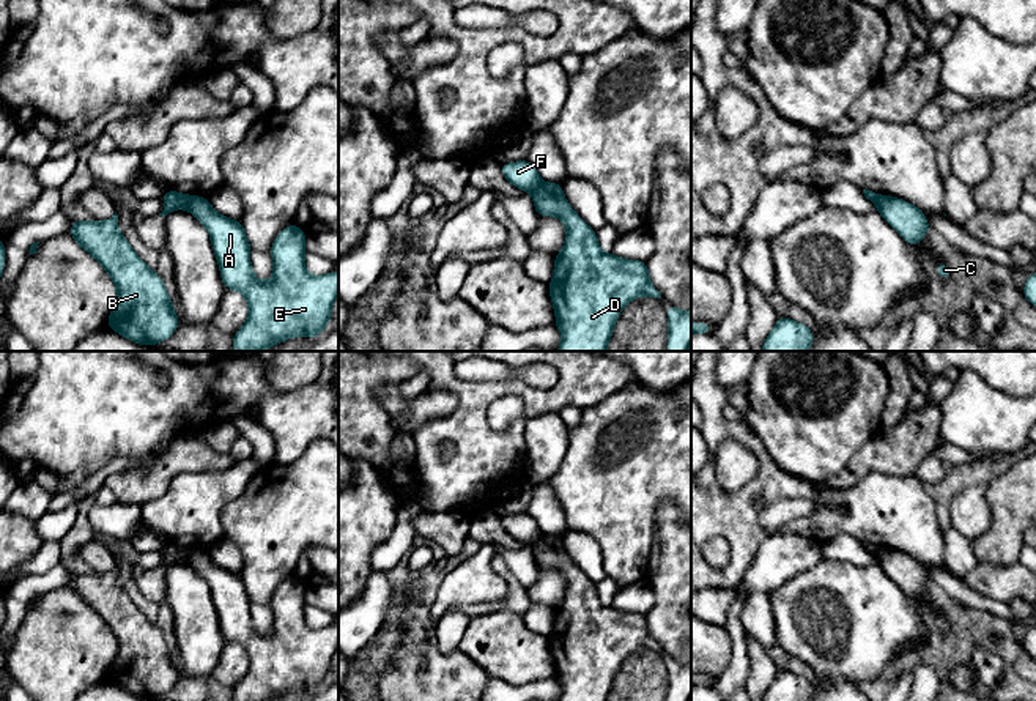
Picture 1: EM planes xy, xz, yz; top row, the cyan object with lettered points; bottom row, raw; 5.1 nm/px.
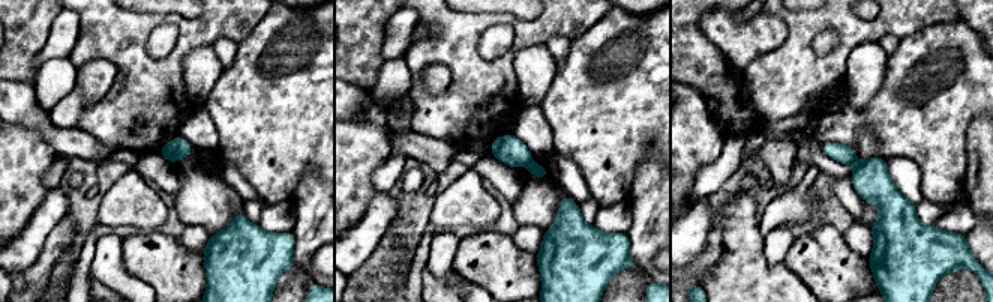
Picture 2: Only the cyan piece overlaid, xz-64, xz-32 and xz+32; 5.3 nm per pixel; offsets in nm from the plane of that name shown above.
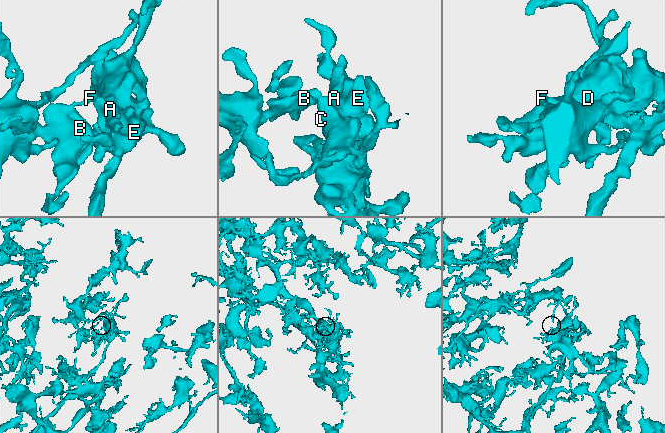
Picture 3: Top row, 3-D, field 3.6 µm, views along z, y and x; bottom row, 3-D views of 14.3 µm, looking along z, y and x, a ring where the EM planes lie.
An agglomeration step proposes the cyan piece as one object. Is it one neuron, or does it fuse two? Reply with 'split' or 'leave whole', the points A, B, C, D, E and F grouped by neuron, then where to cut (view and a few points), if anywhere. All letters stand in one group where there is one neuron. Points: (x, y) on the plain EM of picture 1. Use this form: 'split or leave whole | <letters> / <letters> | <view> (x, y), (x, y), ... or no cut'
split | A C D E / B F | xy (191, 548), (183, 560)

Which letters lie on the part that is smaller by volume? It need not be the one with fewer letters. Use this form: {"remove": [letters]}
{"remove": ["B", "F"]}

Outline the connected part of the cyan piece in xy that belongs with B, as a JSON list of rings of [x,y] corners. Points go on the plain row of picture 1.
[[[118,567],[110,572],[72,573],[69,586],[107,624],[117,640],[117,654],[105,679],[139,698],[164,696],[178,682],[179,671],[157,625],[148,621],[118,583]]]

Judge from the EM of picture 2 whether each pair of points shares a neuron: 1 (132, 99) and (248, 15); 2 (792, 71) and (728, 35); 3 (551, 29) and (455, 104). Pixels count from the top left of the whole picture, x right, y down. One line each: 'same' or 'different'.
1: same
2: different
3: same

